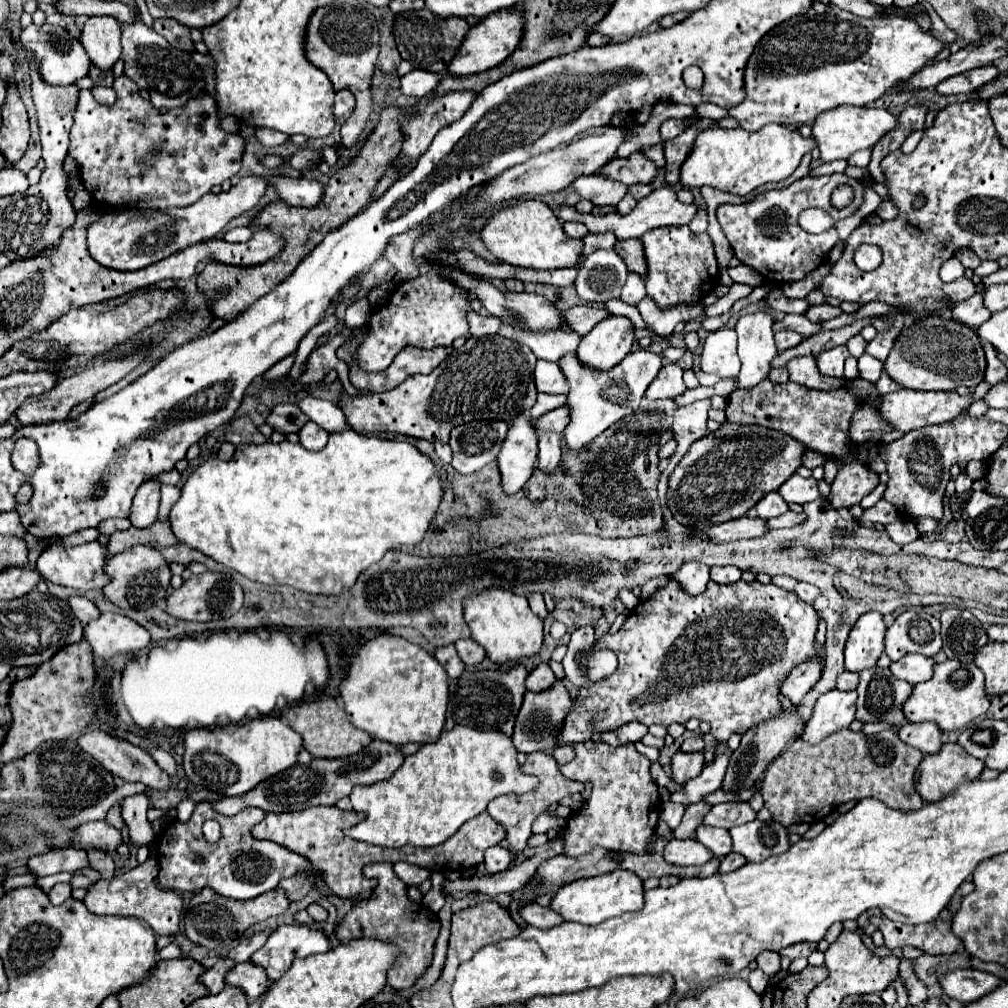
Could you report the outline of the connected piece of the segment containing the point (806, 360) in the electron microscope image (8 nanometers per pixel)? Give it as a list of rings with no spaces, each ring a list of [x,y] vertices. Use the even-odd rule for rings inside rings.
[[[796,357],[792,361],[788,361],[788,371],[790,371],[790,381],[810,387],[810,389],[822,389],[822,391],[832,391],[838,389],[844,379],[836,379],[836,377],[824,377],[818,371],[816,359],[814,357]]]

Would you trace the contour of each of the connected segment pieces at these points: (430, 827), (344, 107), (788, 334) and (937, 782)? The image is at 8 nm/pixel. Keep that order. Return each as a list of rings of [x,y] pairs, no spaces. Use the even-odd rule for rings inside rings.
[[[456,725],[452,731],[444,729],[436,743],[422,745],[414,755],[406,757],[388,781],[352,789],[352,807],[366,813],[366,819],[344,833],[380,847],[434,847],[452,837],[462,823],[486,811],[486,805],[498,795],[522,795],[534,787],[536,777],[520,771],[510,737]]]
[[[348,89],[336,91],[336,99],[334,99],[334,115],[340,117],[340,115],[352,111],[352,109],[354,109],[354,103],[356,103],[356,99],[354,99],[354,95],[352,95]]]
[[[778,331],[776,333],[776,347],[780,353],[790,347],[796,347],[800,341],[802,341],[802,337],[798,333],[792,333],[792,331]]]
[[[944,743],[938,753],[922,759],[916,791],[928,803],[940,801],[962,783],[974,781],[982,769],[984,763],[964,753],[958,743]]]

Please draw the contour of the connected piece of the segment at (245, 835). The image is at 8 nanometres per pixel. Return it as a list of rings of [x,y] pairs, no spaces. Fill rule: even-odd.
[[[208,801],[196,803],[196,809],[188,823],[178,823],[178,821],[170,823],[170,827],[168,829],[164,827],[164,831],[156,839],[158,865],[160,865],[158,883],[164,889],[180,891],[180,893],[184,891],[196,893],[208,887],[208,889],[214,889],[222,897],[246,901],[246,899],[254,899],[262,893],[276,889],[280,879],[292,877],[294,873],[308,873],[310,877],[314,877],[312,887],[324,889],[326,881],[324,881],[322,871],[314,869],[314,865],[310,865],[306,857],[296,855],[294,851],[278,843],[258,841],[250,835],[252,815],[264,815],[264,811],[256,807],[248,807],[248,809],[242,809],[234,817],[226,817],[218,813]],[[208,819],[216,819],[222,827],[222,839],[218,839],[216,843],[208,843],[202,835],[202,823]],[[196,855],[200,855],[204,861],[196,863]]]

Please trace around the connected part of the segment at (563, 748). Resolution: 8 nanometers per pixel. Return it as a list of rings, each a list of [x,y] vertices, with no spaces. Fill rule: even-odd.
[[[560,745],[554,749],[554,759],[558,765],[564,765],[568,761],[572,761],[572,755],[574,755],[574,749],[570,745]]]

